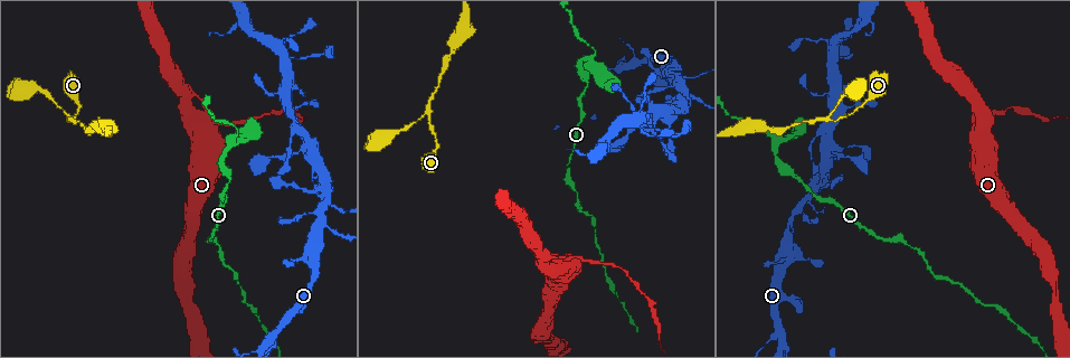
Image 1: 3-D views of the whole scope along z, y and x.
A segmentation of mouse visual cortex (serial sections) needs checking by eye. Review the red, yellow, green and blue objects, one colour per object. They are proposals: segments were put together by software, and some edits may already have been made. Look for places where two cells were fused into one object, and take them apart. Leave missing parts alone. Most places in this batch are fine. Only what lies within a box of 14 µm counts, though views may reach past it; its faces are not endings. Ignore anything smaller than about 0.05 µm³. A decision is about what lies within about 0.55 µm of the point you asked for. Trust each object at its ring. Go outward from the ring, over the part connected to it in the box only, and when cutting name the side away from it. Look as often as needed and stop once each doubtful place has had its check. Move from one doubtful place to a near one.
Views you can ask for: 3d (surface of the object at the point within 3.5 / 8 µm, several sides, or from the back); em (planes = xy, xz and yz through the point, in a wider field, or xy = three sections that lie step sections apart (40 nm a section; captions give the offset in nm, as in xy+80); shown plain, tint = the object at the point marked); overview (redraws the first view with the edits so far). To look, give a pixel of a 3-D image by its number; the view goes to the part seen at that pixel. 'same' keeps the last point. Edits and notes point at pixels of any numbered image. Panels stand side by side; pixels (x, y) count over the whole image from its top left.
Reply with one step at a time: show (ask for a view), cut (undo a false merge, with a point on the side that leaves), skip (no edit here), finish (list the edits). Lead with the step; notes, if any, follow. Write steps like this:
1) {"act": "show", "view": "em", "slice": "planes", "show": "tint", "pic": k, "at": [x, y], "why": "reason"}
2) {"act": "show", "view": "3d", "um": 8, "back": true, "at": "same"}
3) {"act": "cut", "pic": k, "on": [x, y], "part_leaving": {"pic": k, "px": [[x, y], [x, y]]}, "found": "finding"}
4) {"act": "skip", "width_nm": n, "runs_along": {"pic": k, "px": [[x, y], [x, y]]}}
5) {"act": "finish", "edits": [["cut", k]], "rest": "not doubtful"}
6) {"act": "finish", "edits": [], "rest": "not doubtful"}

{"act": "show", "view": "3d", "um": 3.5, "pic": 1, "at": [679, 76], "why": "four or more arms meet"}

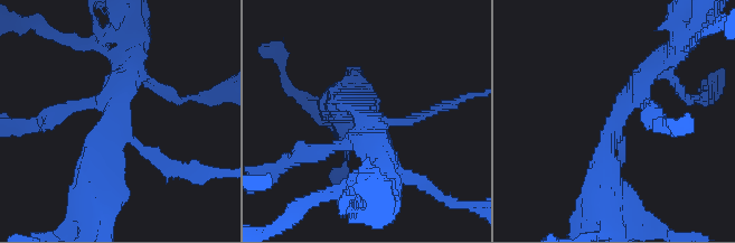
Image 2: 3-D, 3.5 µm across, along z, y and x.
{"act": "show", "view": "em", "slice": "xy", "step": 3, "show": "tint", "pic": 2, "at": [116, 107], "arms": 4, "arm_widths_nm": [150, 150, 250, 350]}

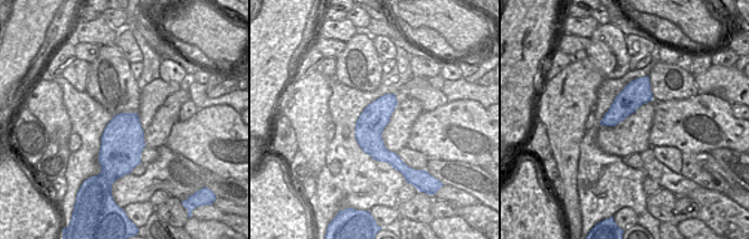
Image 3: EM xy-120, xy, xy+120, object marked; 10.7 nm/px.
{"act": "skip", "runs_along": {"pic": 2, "px": [[604, 171], [622, 102], [668, 54]]}, "found": "all the same cell"}

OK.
{"act": "show", "view": "3d", "um": 8, "pic": 1, "at": [775, 139], "why": "three arms meet"}

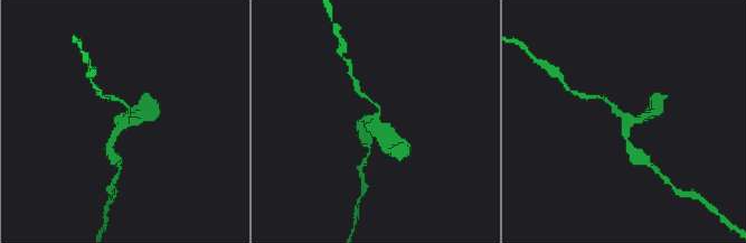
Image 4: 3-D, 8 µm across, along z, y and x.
{"act": "show", "view": "em", "slice": "xy", "step": 2, "show": "tint", "pic": 4, "at": [376, 118]}

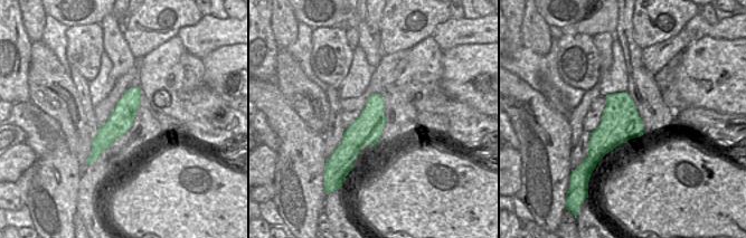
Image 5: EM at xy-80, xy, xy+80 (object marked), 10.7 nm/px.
{"act": "skip", "runs_along": {"pic": 4, "px": [[109, 148], [125, 121], [148, 113]]}, "found": "continuous, no second cell"}

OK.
{"act": "show", "view": "3d", "um": 8, "pic": 1, "at": [190, 95], "why": "thin arm on a thick one"}

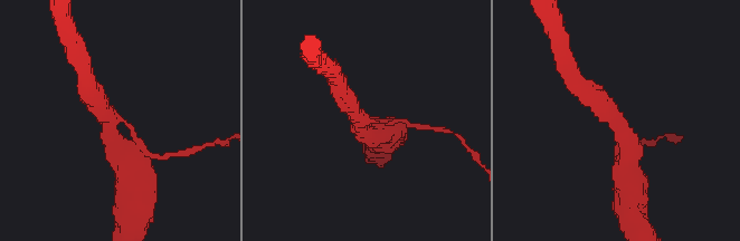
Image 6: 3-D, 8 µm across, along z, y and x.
{"act": "show", "view": "3d", "um": 3.5, "pic": 6, "at": [115, 122]}

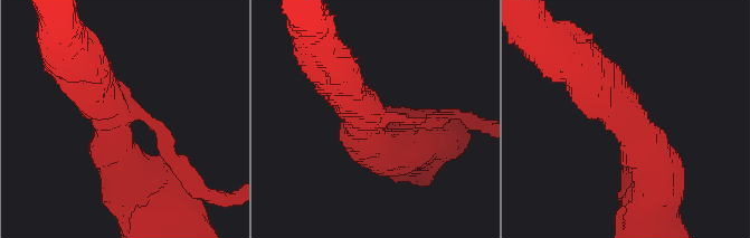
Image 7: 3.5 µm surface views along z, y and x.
{"act": "show", "view": "em", "slice": "xy", "step": 5, "show": "tint", "pic": 7, "at": [378, 116], "arms": 3, "arm_widths_nm": [150, 500, 600], "why": "need the tissue"}

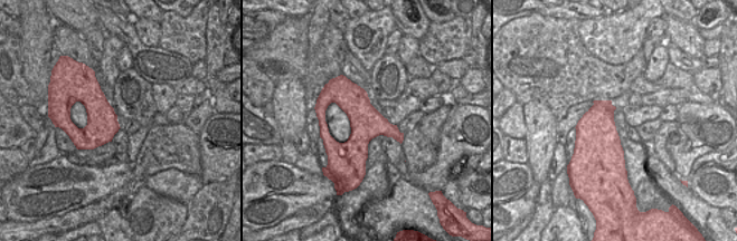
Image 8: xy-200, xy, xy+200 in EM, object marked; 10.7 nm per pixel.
{"act": "skip", "width_nm": 360, "runs_along": {"pic": 7, "px": [[658, 172], [638, 131], [581, 66]]}, "found": "one cell here"}

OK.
{"act": "show", "view": "3d", "um": 3.5, "pic": 1, "at": [70, 117], "why": "a fork"}

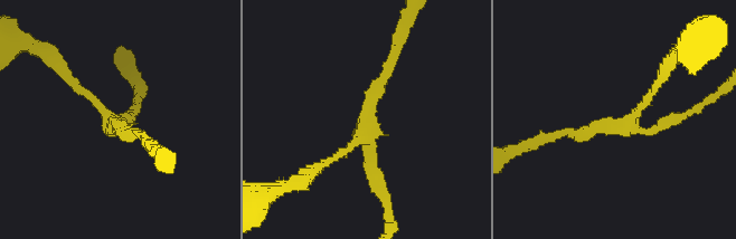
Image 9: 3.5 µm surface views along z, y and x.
{"act": "show", "view": "em", "slice": "xy", "step": 2, "show": "tint", "pic": 9, "at": [113, 127], "arms": 3, "arm_widths_nm": [150, 150, 200]}

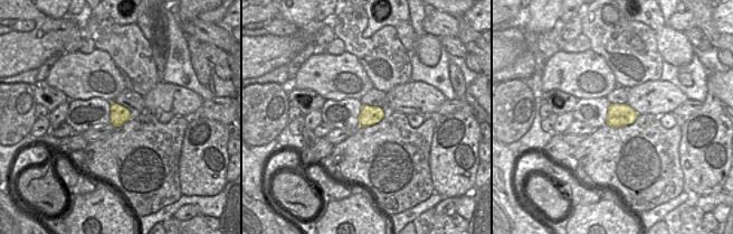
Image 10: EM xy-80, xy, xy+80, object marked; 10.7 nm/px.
{"act": "show", "view": "em", "slice": "xy", "step": 3, "show": "tint", "at": "same"}

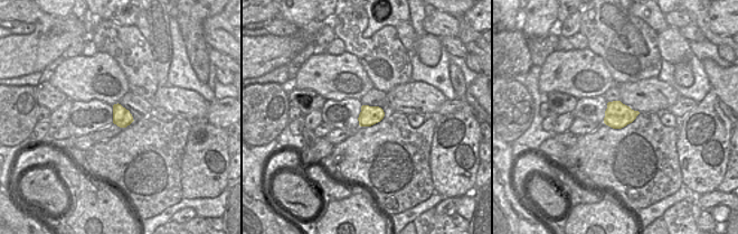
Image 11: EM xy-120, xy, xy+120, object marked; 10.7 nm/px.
{"act": "skip", "runs_along": {"pic": 9, "px": [[692, 110], [652, 131], [566, 131]]}, "found": "continuous, no second cell"}

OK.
{"act": "finish", "edits": [], "rest": "not doubtful"}

